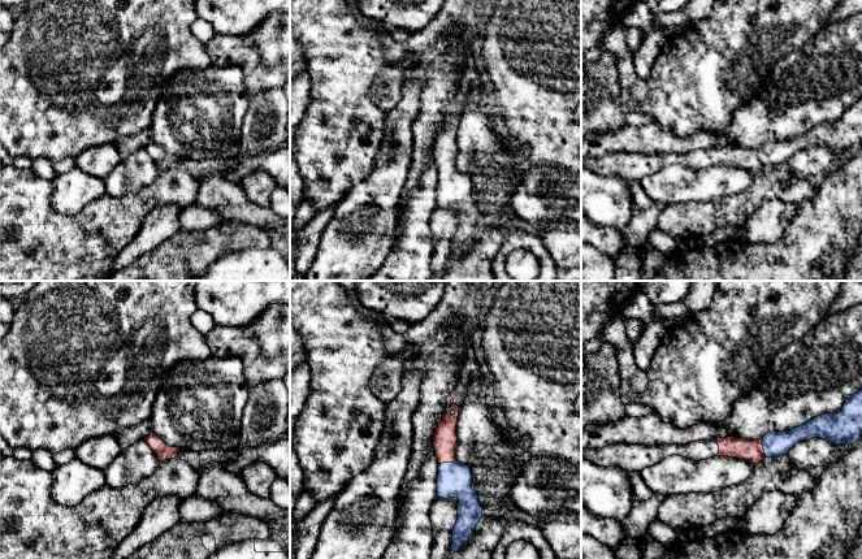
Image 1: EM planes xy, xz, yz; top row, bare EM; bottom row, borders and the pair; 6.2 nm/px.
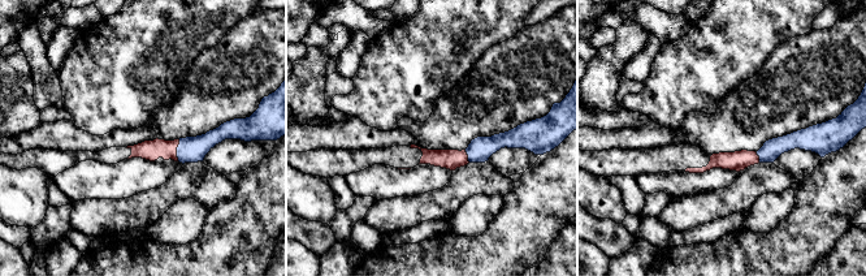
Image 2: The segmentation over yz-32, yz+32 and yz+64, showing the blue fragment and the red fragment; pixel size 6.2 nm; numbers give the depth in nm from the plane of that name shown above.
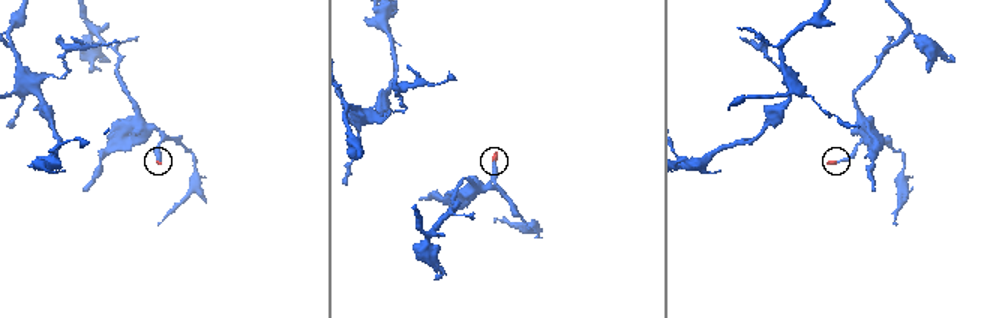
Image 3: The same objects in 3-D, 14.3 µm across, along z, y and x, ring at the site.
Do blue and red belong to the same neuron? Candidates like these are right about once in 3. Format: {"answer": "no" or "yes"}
{"answer": "yes"}

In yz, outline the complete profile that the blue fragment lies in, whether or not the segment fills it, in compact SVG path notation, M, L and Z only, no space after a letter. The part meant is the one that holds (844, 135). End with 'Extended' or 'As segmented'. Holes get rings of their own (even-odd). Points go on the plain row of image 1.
M862 98L848 104L842 117L820 124L806 133L784 140L771 140L763 147L746 150L737 146L698 150L688 153L625 153L602 157L581 157L581 166L599 176L619 176L628 181L641 181L667 165L679 164L694 170L712 165L744 168L758 173L764 166L780 166L798 151L822 147L835 153L853 153L862 144Z. Extended

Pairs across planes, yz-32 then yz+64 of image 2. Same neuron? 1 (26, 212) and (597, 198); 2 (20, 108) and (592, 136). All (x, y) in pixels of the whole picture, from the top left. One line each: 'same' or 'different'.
1: same
2: different

